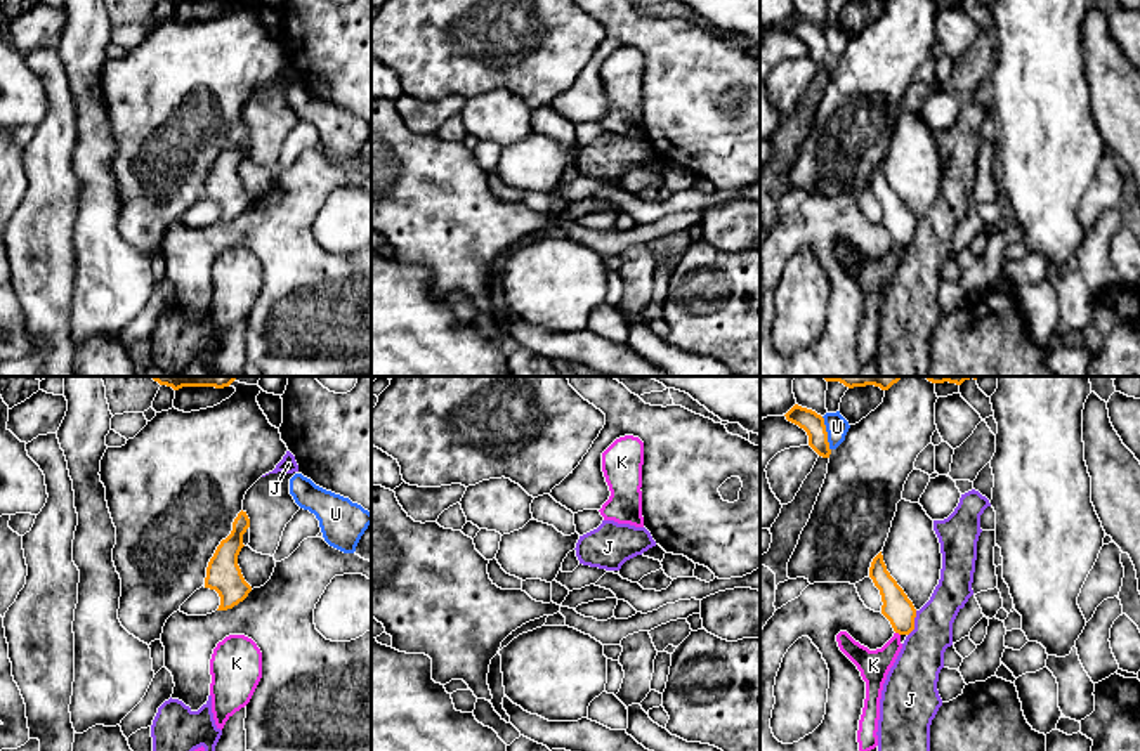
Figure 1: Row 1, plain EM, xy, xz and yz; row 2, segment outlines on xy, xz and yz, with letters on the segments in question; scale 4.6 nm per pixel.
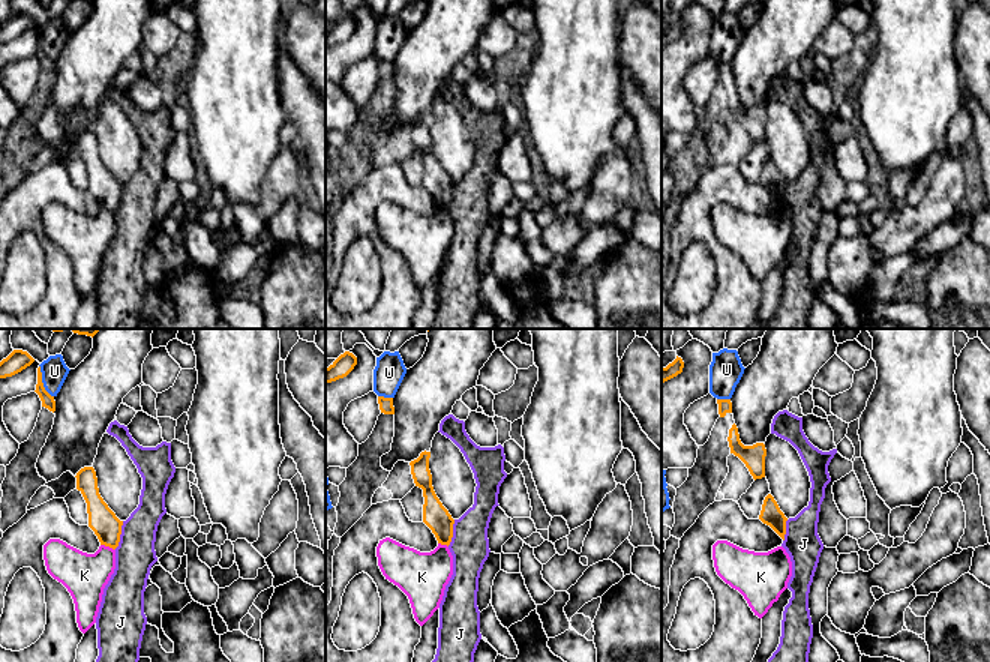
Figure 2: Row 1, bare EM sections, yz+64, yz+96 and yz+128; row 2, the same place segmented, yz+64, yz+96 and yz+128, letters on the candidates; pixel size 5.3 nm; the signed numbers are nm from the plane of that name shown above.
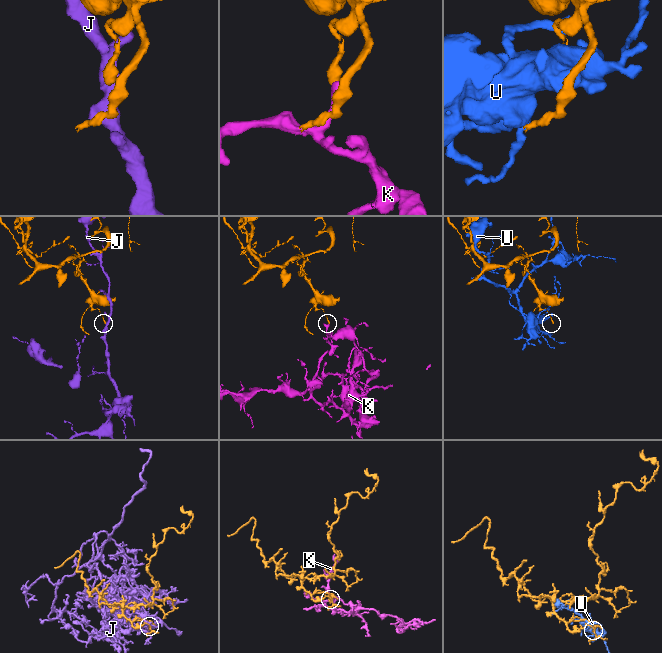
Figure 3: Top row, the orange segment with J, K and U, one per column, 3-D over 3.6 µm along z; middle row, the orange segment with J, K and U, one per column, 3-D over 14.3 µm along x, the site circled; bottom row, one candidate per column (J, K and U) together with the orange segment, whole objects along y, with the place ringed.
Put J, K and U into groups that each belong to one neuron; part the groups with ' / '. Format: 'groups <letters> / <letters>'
groups J / K / U

